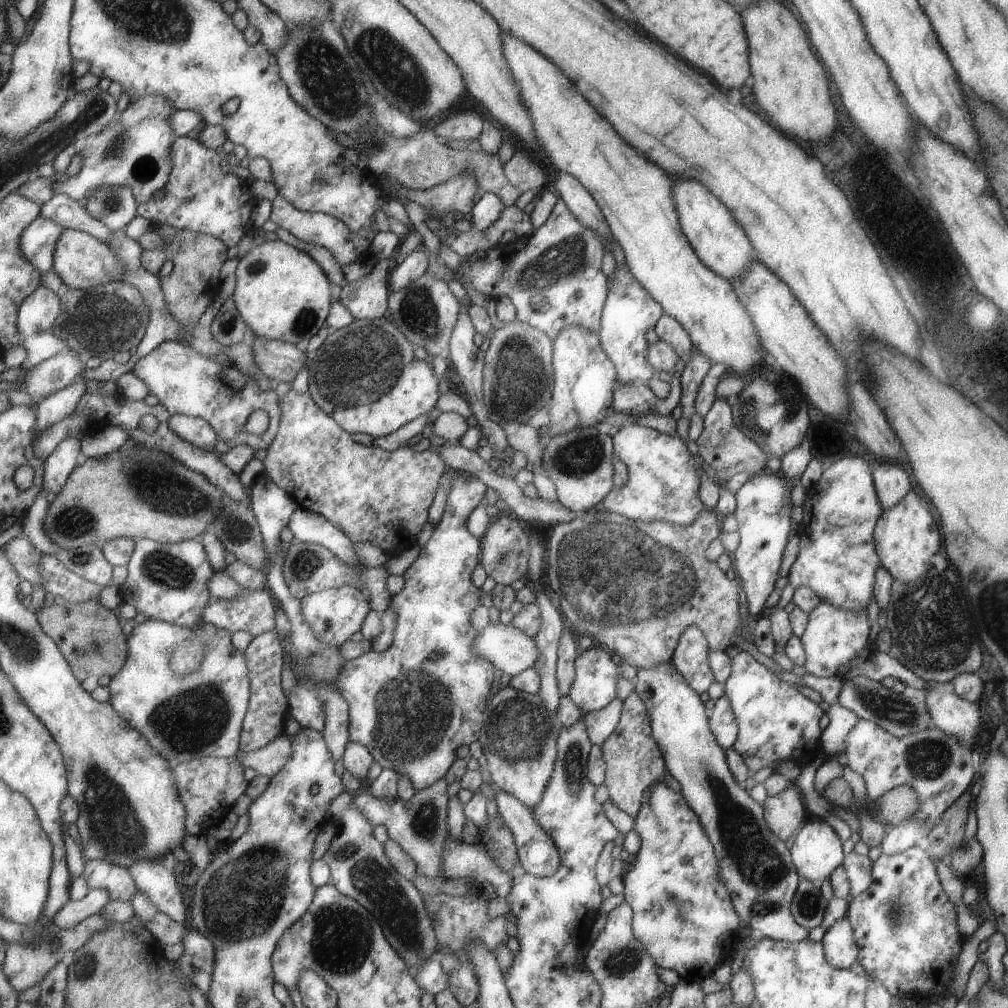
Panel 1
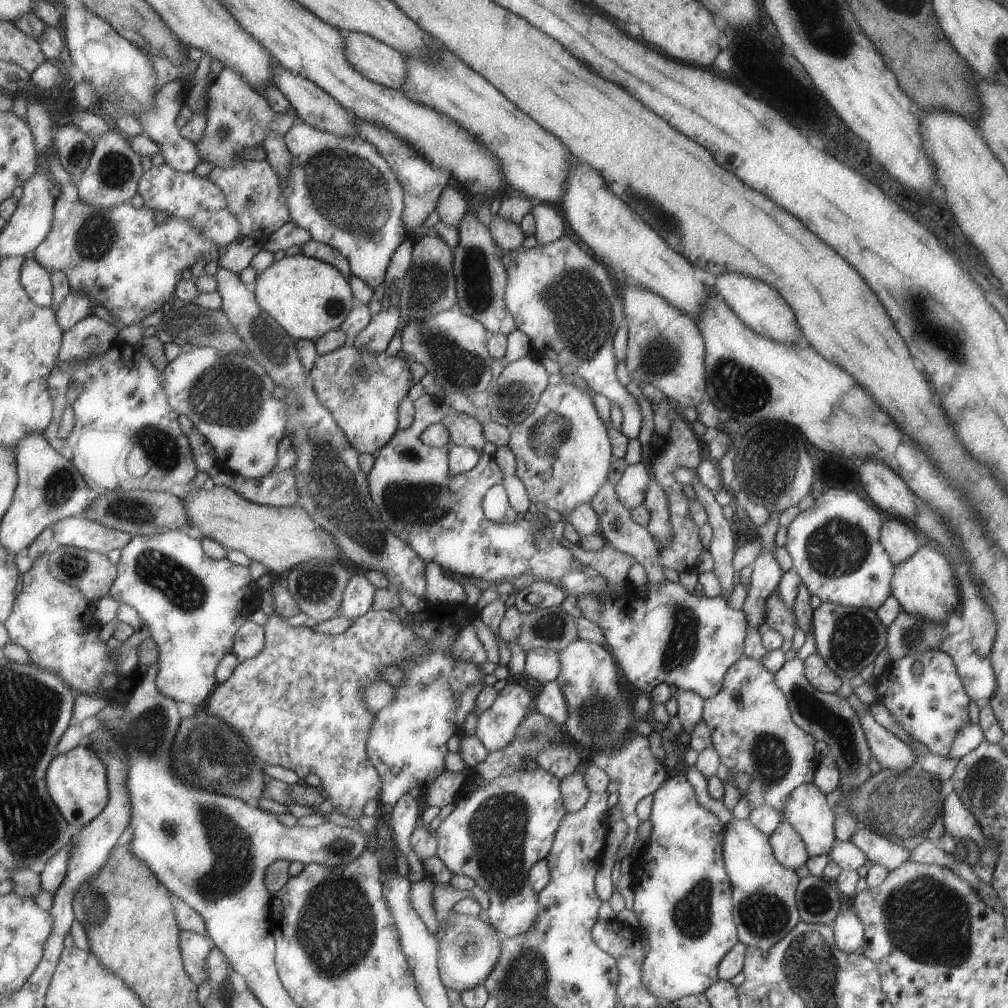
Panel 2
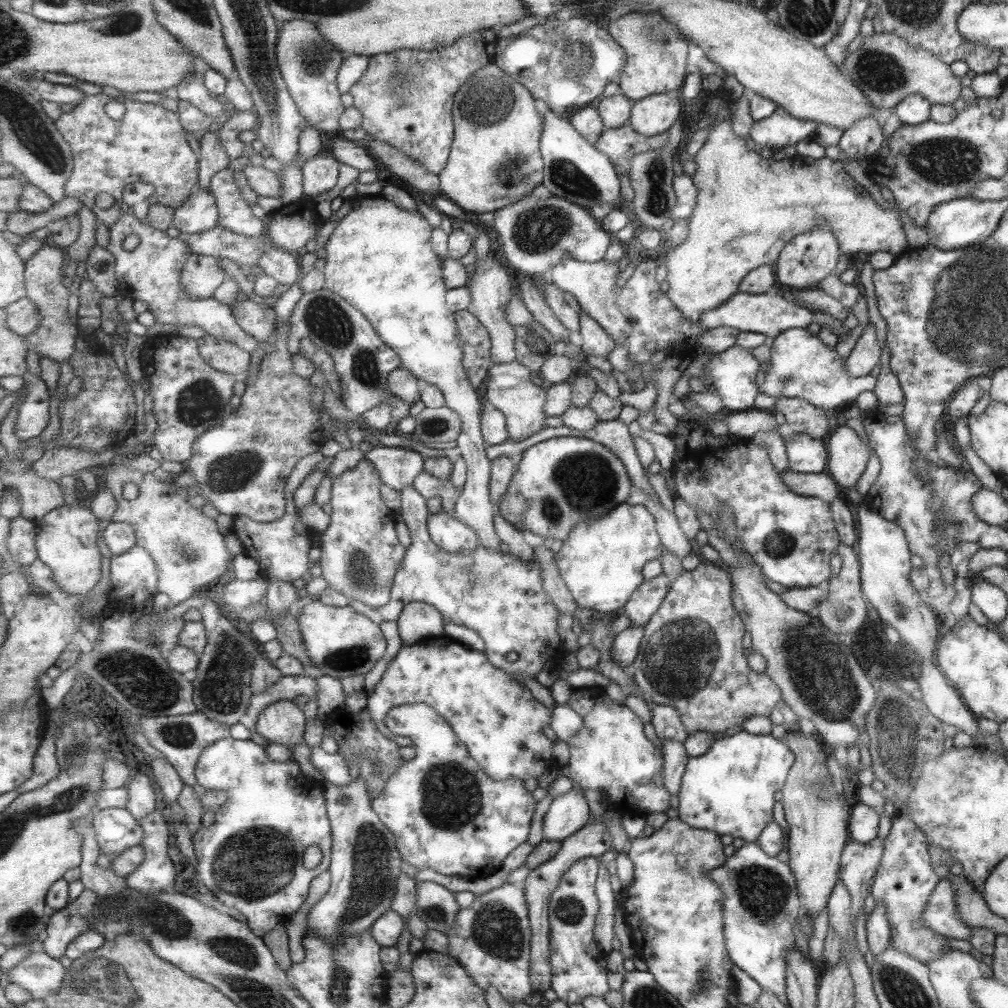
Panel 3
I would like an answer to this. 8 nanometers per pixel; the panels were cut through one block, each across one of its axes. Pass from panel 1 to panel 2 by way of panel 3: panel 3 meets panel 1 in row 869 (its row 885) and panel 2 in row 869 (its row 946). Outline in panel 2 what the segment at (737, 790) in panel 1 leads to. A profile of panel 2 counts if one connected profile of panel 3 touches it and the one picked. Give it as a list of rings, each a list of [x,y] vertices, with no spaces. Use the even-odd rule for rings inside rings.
[[[732,819],[722,832],[725,872],[731,885],[732,921],[738,942],[767,952],[801,919],[796,905],[796,886],[800,878],[793,869],[781,866],[773,856],[768,838],[748,819]]]

